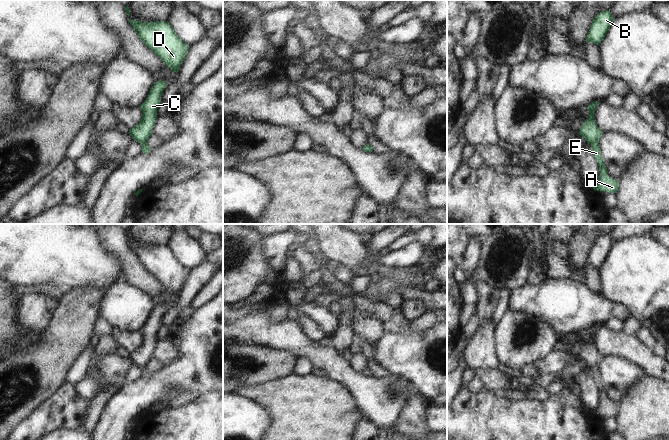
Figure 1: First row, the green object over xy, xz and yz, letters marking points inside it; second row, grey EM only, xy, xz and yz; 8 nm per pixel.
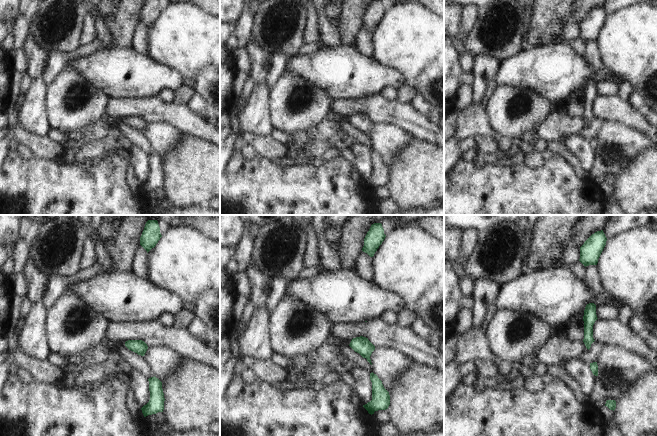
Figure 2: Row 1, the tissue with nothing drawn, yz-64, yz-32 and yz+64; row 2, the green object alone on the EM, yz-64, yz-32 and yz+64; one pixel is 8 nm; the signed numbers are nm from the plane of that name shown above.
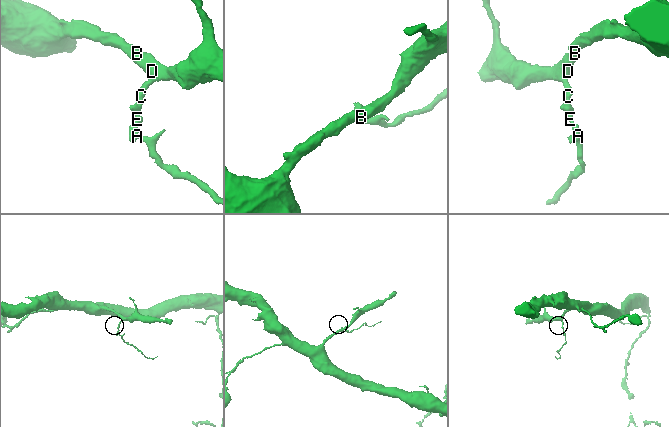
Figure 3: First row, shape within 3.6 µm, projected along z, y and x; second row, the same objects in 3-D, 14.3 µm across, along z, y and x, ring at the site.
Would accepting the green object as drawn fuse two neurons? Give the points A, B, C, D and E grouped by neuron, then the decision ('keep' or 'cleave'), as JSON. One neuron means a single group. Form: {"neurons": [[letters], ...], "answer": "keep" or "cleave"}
{"neurons": [["A", "B", "C", "D", "E"]], "answer": "keep"}

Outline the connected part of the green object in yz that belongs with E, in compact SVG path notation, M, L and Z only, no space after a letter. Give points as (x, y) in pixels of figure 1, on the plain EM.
M593 325L588 329L587 333L589 334L589 341L582 348L581 352L579 353L579 357L585 362L587 367L591 369L591 375L599 390L599 408L593 413L600 416L606 415L610 417L616 417L619 413L619 406L608 400L608 395L601 380L599 364L603 356L597 350L594 342L594 336L596 335L598 328L598 325Z

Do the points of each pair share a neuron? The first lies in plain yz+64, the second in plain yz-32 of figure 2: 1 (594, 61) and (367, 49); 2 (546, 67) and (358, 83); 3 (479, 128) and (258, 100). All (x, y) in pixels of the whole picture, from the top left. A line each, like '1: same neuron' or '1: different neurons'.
1: same neuron
2: same neuron
3: same neuron

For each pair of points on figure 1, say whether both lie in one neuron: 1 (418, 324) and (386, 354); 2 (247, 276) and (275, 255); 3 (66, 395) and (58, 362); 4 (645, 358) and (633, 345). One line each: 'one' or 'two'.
1: two
2: two
3: two
4: one

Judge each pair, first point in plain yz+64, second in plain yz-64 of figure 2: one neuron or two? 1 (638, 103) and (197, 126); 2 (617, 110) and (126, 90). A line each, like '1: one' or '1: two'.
1: two
2: two

